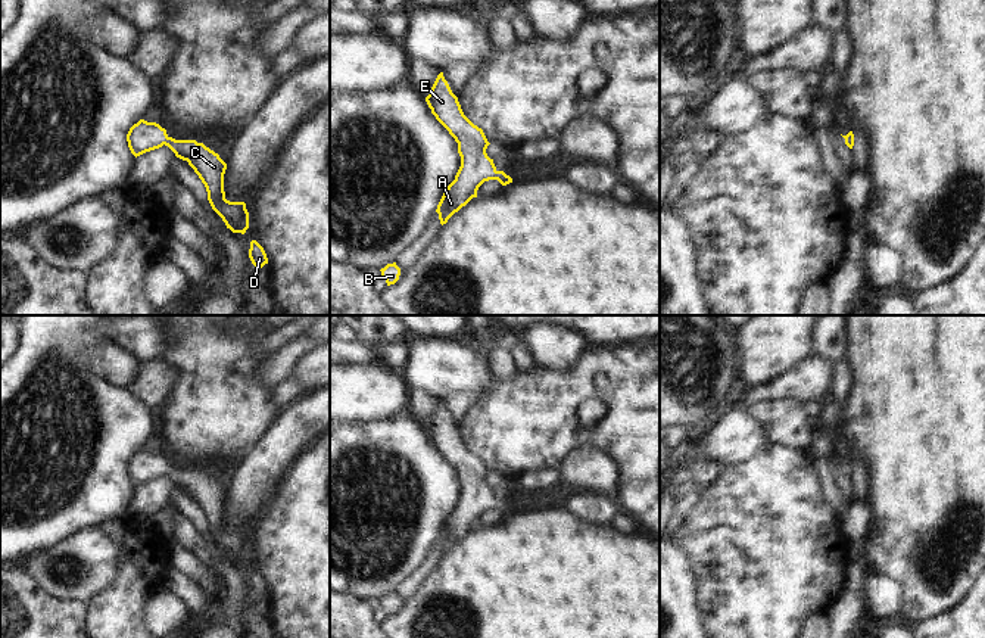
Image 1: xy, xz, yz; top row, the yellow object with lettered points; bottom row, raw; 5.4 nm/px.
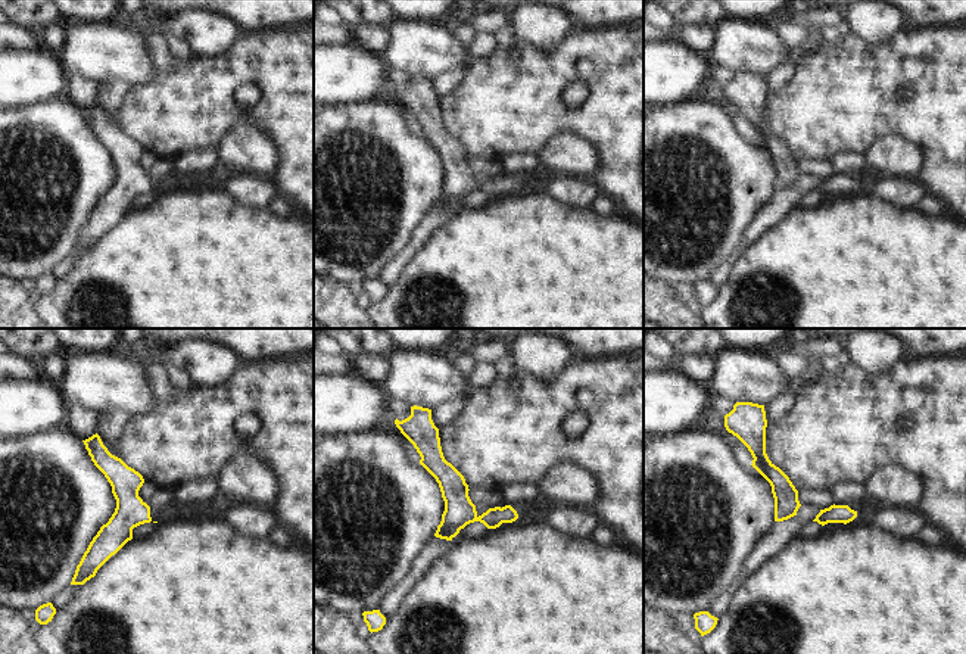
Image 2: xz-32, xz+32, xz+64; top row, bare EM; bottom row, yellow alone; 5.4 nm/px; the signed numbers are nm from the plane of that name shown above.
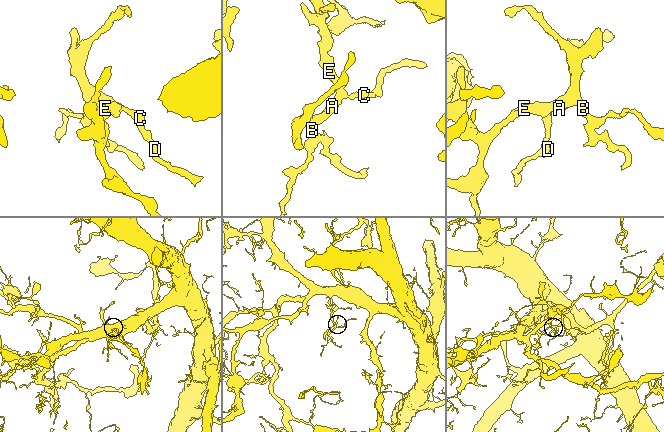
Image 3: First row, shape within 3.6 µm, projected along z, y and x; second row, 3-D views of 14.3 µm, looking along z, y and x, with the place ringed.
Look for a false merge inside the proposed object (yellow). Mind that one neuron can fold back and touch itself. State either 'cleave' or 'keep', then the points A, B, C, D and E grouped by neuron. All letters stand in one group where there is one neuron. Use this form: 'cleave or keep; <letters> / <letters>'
keep; A B C D E

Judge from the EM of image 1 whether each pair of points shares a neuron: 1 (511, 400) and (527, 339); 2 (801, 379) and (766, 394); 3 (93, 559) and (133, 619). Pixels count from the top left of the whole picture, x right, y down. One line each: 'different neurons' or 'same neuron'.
1: different neurons
2: same neuron
3: different neurons

